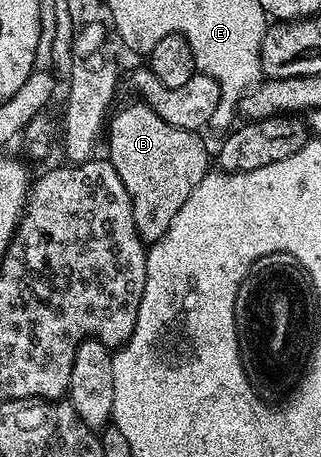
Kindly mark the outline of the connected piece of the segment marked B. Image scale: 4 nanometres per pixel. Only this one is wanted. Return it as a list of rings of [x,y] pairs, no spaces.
[[[145,102],[137,103],[124,105],[109,119],[108,159],[130,195],[136,230],[143,241],[157,242],[172,226],[172,218],[180,214],[180,206],[188,202],[192,190],[211,171],[212,156],[206,153],[199,133],[172,126]]]

